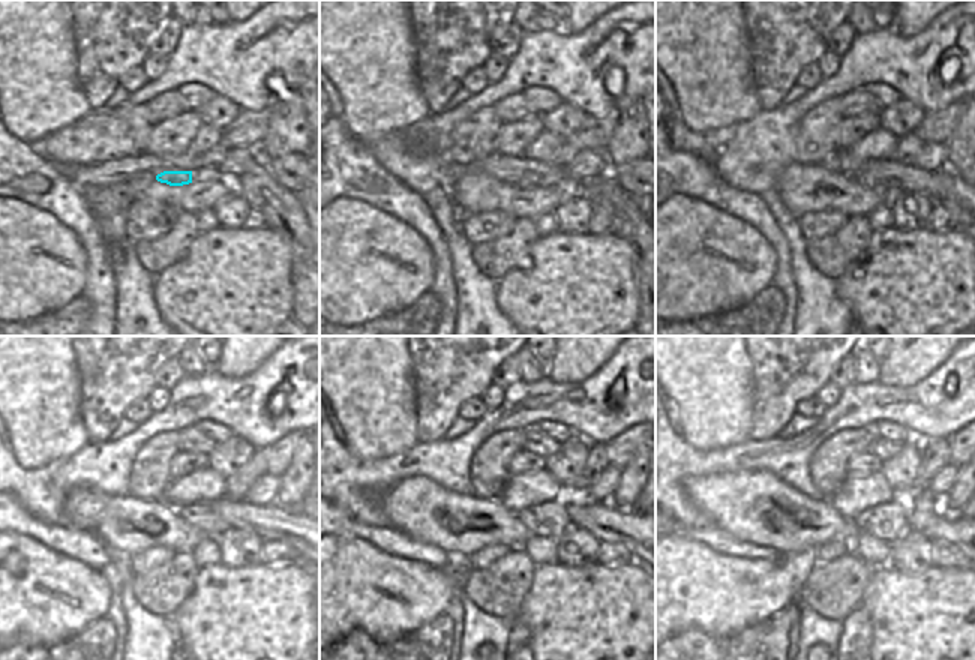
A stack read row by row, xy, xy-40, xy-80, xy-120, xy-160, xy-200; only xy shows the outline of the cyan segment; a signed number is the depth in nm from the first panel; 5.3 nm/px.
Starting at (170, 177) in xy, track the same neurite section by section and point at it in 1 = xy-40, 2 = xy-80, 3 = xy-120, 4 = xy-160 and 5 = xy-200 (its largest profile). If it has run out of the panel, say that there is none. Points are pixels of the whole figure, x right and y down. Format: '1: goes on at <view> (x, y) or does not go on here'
1: goes on at xy-40 (524, 183)
2: goes on at xy-80 (864, 179)
3: goes on at xy-120 (201, 516)
4: goes on at xy-160 (549, 519)
5: goes on at xy-200 (887, 521)

